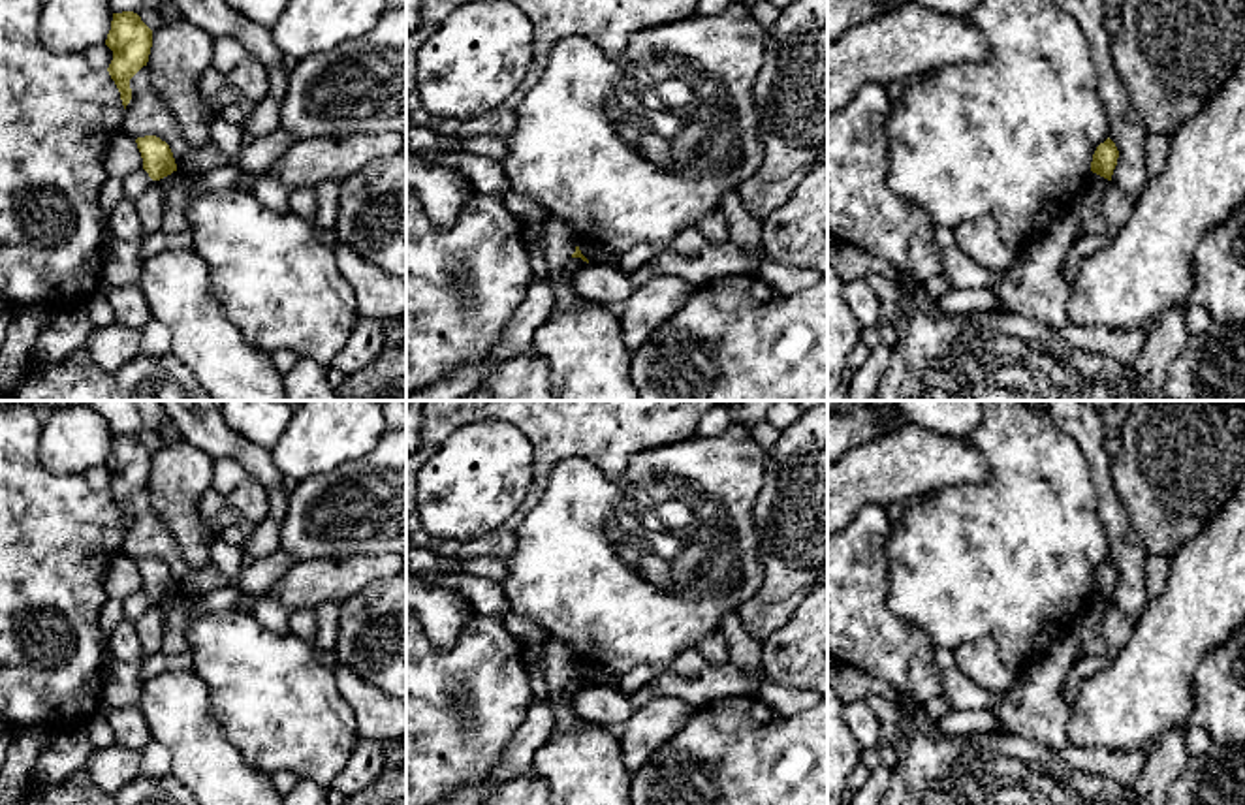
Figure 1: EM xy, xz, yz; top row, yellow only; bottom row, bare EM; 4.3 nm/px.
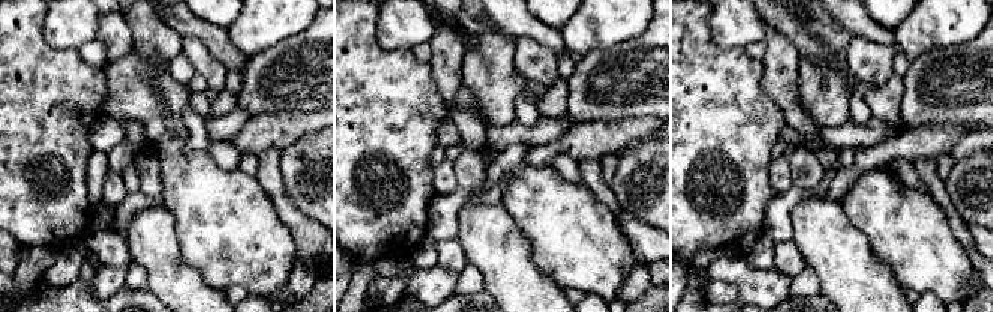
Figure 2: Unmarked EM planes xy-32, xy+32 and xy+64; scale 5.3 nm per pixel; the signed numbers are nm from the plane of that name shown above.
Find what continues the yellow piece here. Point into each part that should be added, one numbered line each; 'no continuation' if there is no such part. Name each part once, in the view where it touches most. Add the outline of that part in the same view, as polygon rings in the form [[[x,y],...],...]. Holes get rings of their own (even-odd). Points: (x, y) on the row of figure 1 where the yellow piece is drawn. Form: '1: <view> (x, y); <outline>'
no continuation

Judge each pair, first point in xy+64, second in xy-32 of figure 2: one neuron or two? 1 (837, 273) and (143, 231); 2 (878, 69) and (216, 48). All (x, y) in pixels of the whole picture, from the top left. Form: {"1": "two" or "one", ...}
{"1": "one", "2": "two"}

